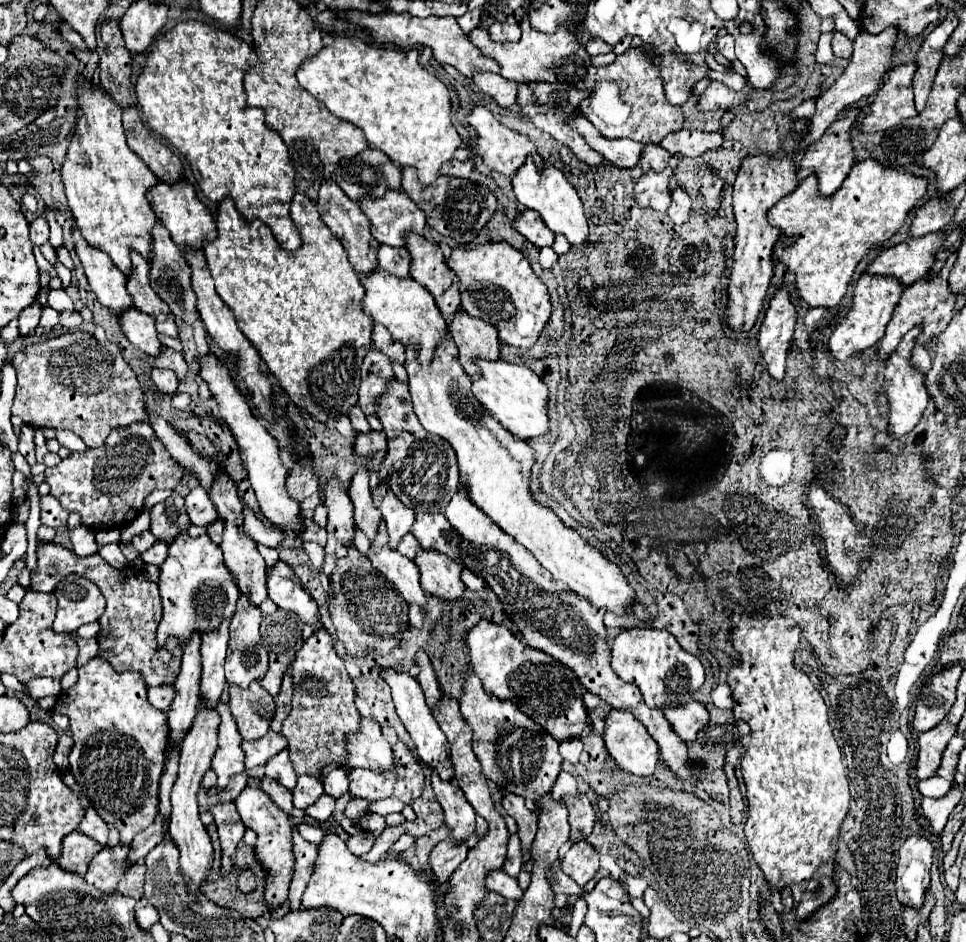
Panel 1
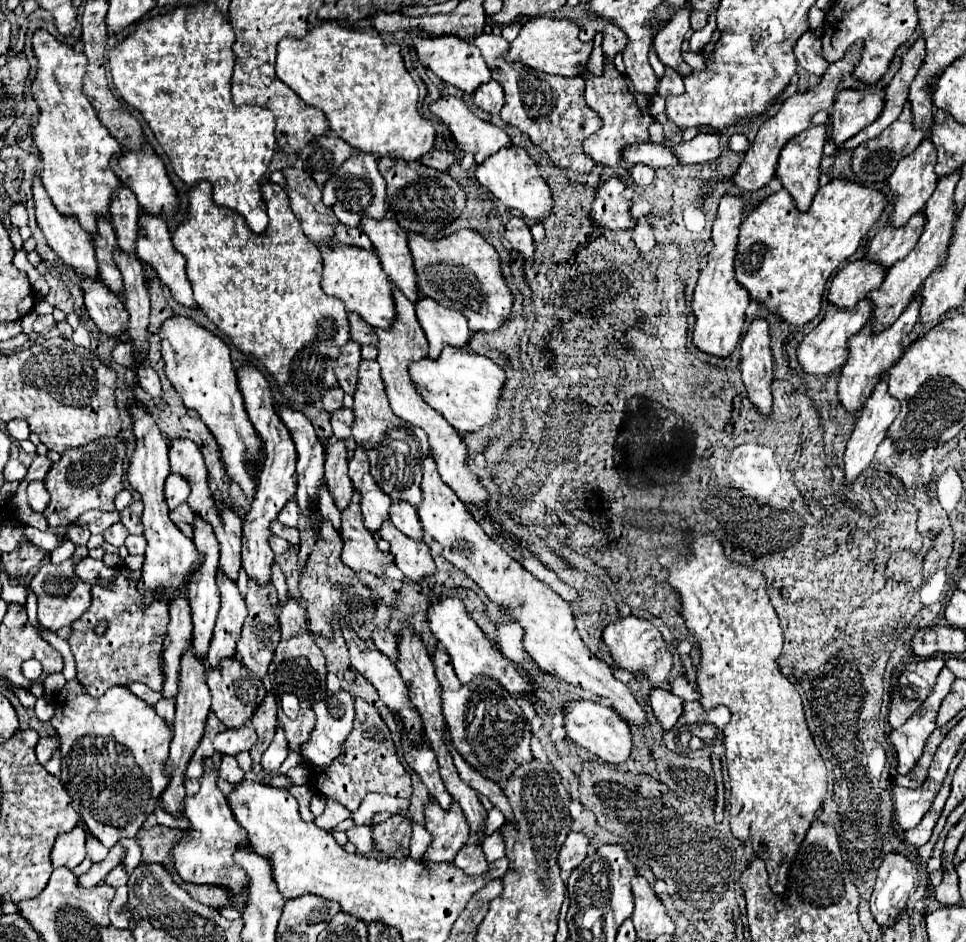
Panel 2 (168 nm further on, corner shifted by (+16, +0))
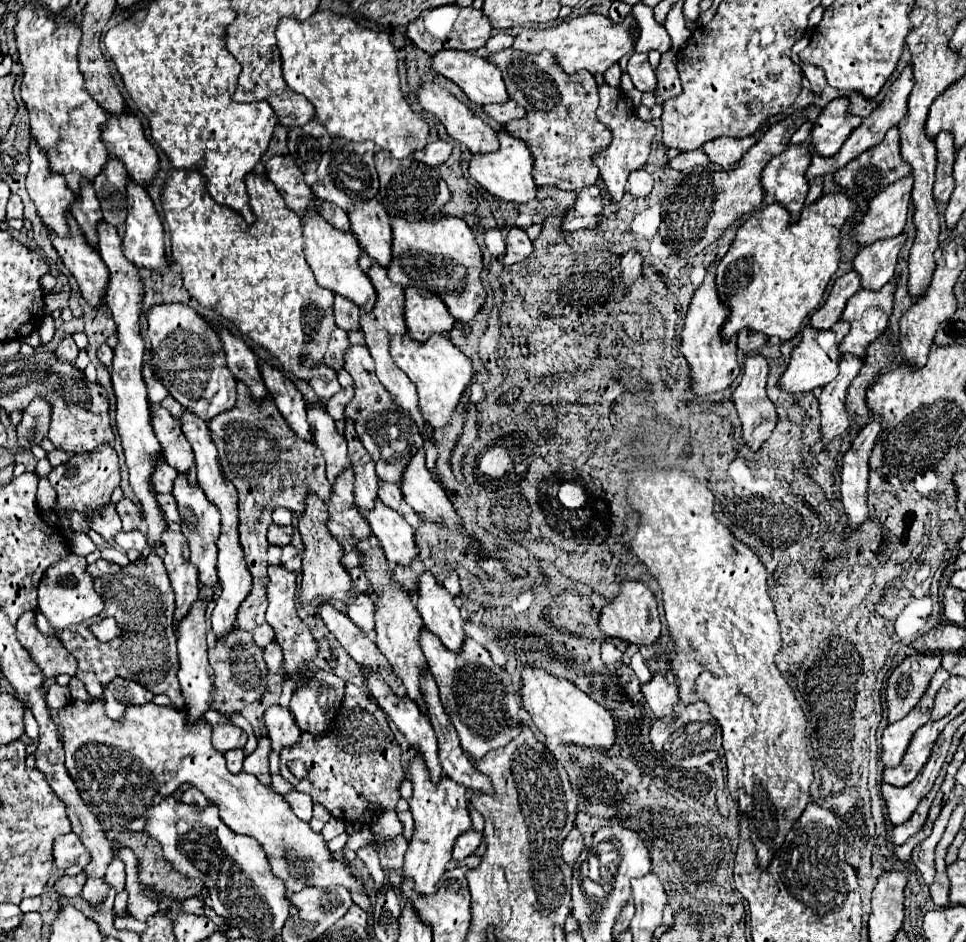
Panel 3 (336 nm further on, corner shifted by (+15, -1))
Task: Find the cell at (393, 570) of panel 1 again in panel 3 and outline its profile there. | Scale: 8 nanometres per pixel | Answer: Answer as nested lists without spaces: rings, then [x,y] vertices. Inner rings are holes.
[[[347,467],[333,483],[331,497],[325,501],[329,519],[327,529],[339,543],[349,543],[351,535],[369,537],[369,523],[365,523],[363,515],[357,511],[353,501],[353,467]]]

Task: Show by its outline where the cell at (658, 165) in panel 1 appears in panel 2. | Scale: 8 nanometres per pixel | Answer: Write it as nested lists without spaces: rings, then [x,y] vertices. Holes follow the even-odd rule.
[[[634,164],[634,166],[630,168],[630,176],[632,176],[632,180],[634,180],[636,184],[648,186],[648,184],[654,180],[654,168],[650,168],[650,166],[646,166],[646,164]]]

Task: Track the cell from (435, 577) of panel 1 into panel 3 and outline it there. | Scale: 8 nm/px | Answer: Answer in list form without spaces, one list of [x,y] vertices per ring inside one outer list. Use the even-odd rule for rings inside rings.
[[[379,499],[371,511],[359,507],[359,513],[369,521],[373,535],[379,539],[389,563],[409,565],[419,549],[415,545],[413,527],[395,509],[383,505]]]

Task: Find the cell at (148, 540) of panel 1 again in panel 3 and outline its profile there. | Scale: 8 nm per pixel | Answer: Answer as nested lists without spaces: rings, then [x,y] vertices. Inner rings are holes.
[[[109,503],[103,511],[97,509],[97,511],[89,511],[85,513],[87,517],[87,523],[93,531],[97,531],[101,537],[105,537],[107,541],[113,541],[113,535],[121,529],[121,521],[119,521],[119,515],[115,511],[115,505]]]

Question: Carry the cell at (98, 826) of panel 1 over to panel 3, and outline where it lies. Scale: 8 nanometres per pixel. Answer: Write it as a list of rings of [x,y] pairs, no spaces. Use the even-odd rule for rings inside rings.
[[[115,859],[109,867],[107,867],[107,883],[117,891],[121,893],[123,887],[125,887],[125,865],[121,859]]]

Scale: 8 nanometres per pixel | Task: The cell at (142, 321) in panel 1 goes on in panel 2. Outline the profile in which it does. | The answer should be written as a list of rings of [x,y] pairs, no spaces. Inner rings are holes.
[[[88,278],[82,280],[82,292],[84,292],[84,304],[94,320],[94,324],[110,338],[118,338],[126,332],[128,326],[128,312],[122,304],[122,300],[112,294],[100,280],[88,282]]]

